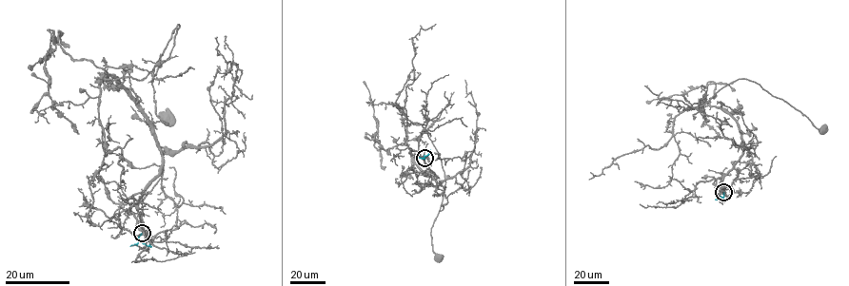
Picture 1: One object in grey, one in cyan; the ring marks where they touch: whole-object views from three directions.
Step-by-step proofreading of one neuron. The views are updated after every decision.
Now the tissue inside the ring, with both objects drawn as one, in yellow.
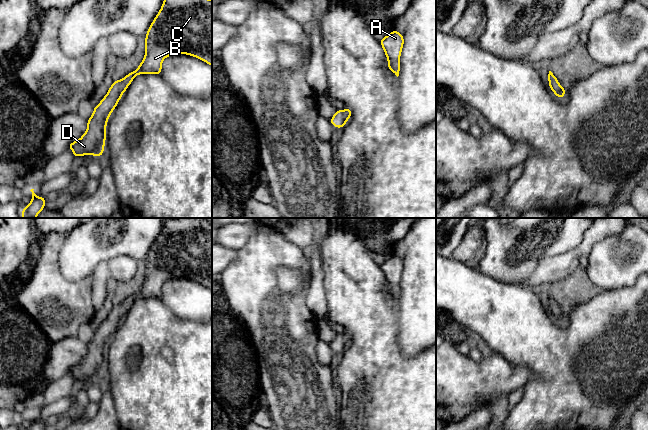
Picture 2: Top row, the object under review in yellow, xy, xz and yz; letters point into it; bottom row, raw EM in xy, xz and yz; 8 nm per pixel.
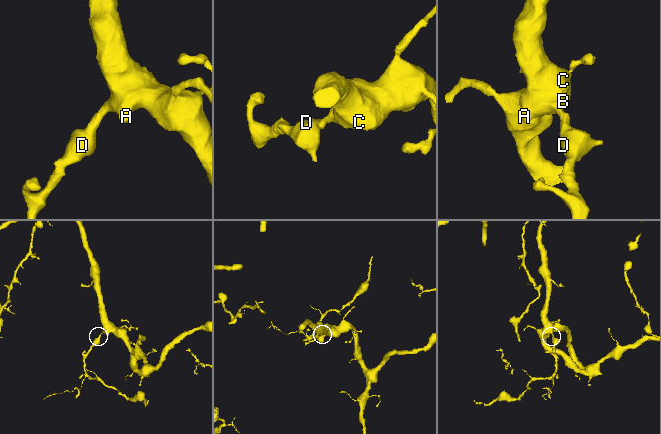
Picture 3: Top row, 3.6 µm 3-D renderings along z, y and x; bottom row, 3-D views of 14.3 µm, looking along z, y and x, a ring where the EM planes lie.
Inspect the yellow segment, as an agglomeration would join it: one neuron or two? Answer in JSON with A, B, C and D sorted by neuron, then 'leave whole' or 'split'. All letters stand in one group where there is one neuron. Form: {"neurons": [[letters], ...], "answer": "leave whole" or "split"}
{"neurons": [["A", "B", "C", "D"]], "answer": "leave whole"}

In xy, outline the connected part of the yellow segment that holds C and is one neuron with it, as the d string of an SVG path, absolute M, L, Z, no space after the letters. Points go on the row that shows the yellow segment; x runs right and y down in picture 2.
M163 0L161 9L150 24L145 37L145 56L139 67L120 81L114 80L104 98L94 106L92 116L87 119L86 132L79 140L69 144L67 149L73 150L74 158L84 155L102 157L109 116L137 75L160 75L163 60L179 54L196 57L212 66L212 0Z

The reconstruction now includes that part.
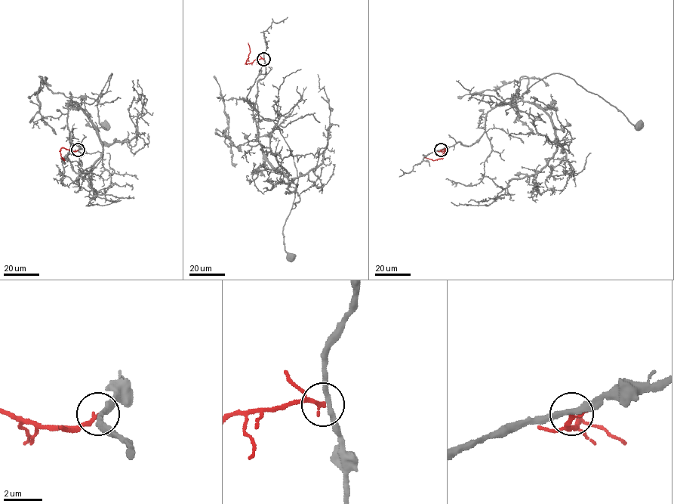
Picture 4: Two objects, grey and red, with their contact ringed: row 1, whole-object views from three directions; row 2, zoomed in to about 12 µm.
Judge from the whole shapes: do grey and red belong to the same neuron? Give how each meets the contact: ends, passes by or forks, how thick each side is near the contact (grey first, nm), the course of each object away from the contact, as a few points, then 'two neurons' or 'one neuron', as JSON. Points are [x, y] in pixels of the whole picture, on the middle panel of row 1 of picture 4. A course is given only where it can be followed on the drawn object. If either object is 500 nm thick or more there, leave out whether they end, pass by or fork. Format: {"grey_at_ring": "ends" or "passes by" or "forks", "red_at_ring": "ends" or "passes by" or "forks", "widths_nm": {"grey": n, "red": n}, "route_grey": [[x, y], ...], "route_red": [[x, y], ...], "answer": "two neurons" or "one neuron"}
{"grey_at_ring": "passes by", "red_at_ring": "ends", "widths_nm": {"grey": 260, "red": 240}, "route_grey": [[263, 59], [266, 75], [257, 82], [253, 115], [256, 121], [273, 122], [296, 171], [282, 233], [290, 256]], "route_red": [[263, 59], [246, 63], [250, 51], [247, 43]], "answer": "one neuron"}

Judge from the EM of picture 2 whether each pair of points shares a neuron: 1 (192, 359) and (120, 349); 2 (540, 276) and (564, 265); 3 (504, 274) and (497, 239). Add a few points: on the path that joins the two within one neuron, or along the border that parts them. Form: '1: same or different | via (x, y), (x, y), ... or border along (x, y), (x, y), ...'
1: same | via (174, 341), (172, 339), (140, 339), (138, 341)
2: same | via (546, 273), (558, 267)
3: same | via (504, 265), (503, 248)

